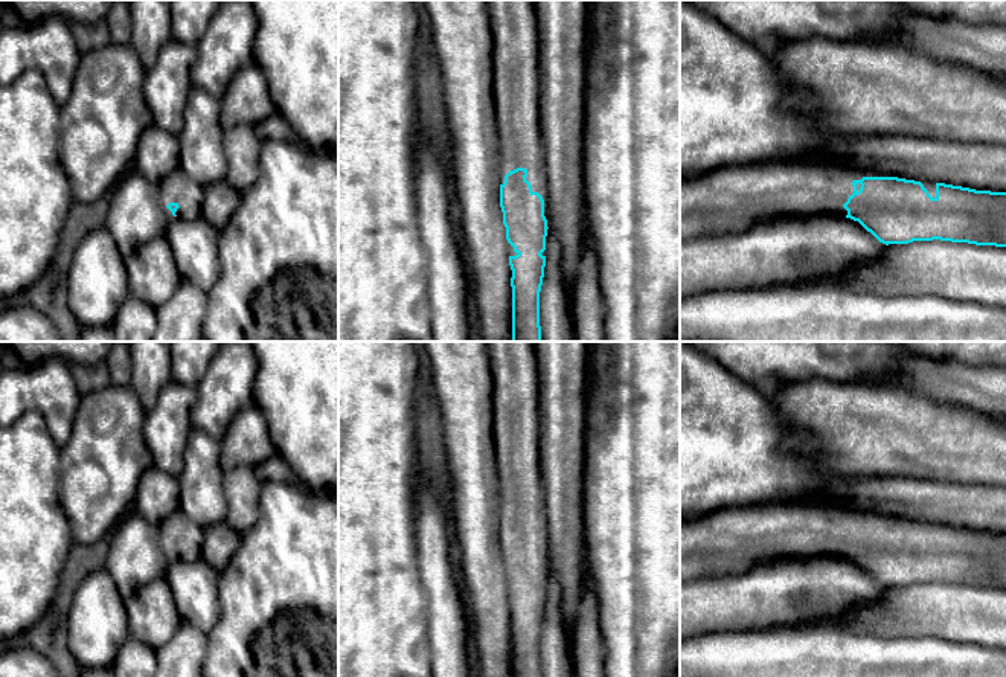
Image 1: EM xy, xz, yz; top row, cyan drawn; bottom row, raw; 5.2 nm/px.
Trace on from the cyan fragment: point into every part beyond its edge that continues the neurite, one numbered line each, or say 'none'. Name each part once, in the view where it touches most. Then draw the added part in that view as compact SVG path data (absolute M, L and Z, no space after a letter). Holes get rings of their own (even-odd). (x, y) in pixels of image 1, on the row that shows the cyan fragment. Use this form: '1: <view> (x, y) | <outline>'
1: yz (730, 200) | M764 163L764 165L721 168L721 169L707 172L704 175L700 175L697 178L681 180L680 181L680 241L689 241L701 236L709 236L709 235L722 236L722 235L732 235L732 233L744 233L762 224L773 224L773 223L782 223L782 221L808 221L817 217L841 218L841 220L860 224L858 221L854 221L846 217L847 210L843 207L843 204L854 194L852 181L861 180L863 177L886 177L886 175L876 174L876 172L857 171L857 169L826 168L822 165Z

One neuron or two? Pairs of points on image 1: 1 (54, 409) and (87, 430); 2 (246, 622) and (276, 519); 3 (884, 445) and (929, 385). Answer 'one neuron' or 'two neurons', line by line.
1: two neurons
2: one neuron
3: two neurons

